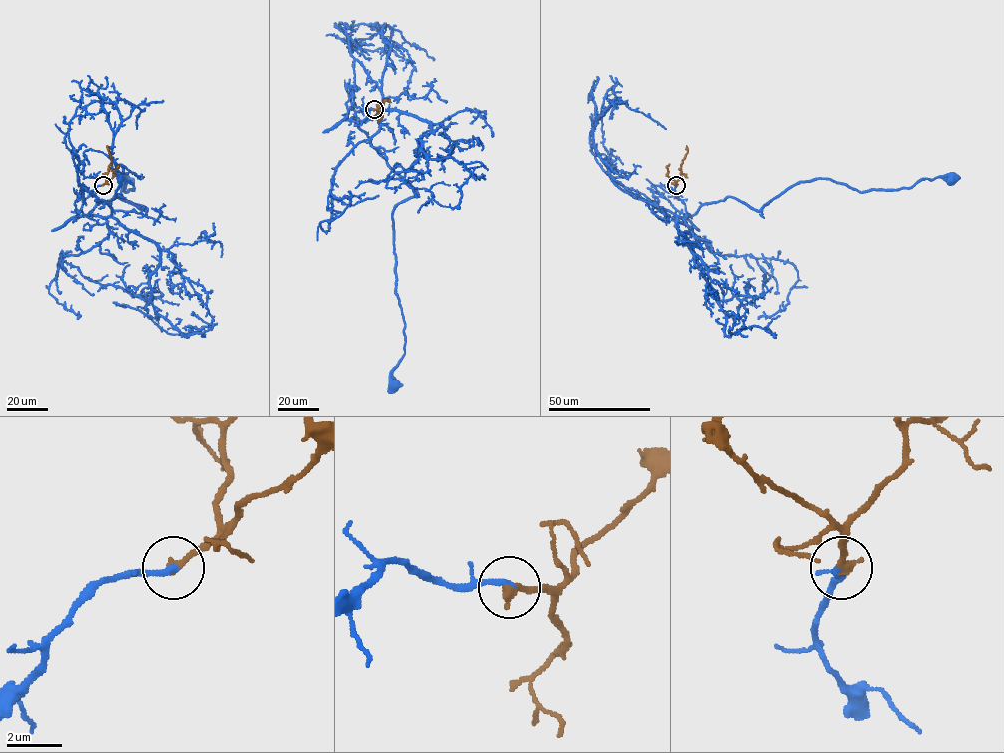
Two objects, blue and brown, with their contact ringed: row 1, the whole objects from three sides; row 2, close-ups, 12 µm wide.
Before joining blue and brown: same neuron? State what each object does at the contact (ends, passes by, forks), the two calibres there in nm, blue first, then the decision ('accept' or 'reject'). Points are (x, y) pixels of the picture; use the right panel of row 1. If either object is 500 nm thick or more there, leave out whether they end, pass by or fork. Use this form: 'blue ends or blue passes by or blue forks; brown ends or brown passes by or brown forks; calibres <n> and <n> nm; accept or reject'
blue ends; brown ends; calibres 240 and 360 nm; accept

